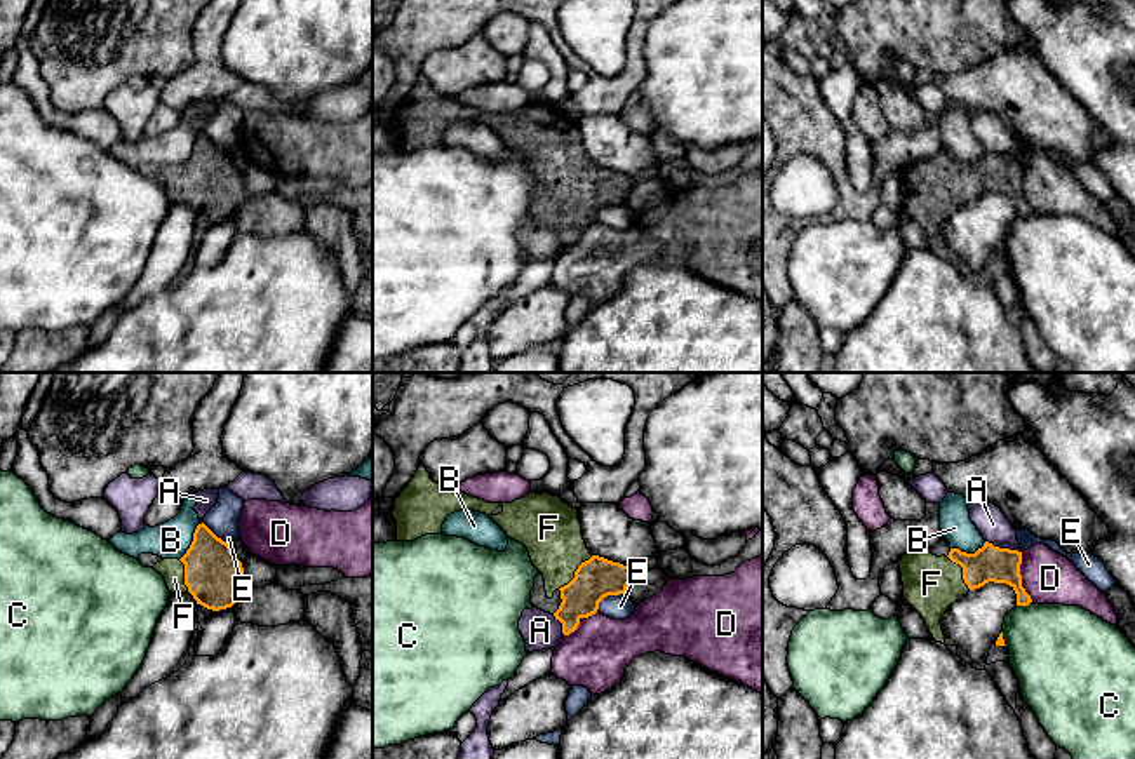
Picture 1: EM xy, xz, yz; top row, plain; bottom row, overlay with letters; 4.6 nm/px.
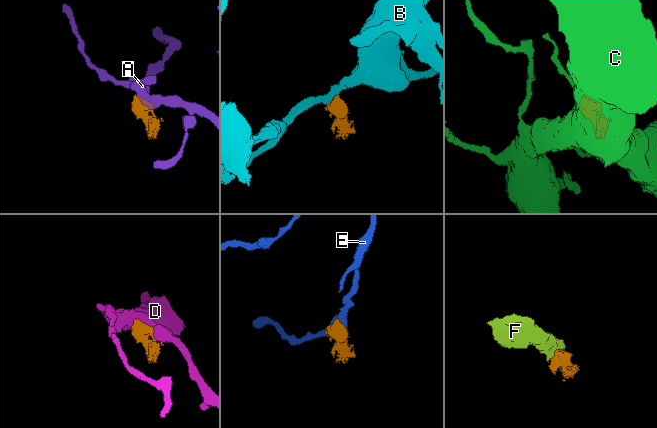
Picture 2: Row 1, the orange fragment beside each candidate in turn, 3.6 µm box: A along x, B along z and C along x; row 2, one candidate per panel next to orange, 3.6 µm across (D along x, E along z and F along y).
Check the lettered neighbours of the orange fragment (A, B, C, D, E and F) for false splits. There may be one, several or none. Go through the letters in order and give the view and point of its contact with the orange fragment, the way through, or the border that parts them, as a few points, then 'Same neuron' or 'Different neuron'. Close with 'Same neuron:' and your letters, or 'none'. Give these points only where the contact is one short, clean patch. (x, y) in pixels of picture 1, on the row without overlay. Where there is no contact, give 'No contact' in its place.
A: Touches orange at yz (1003, 159). Boundary: yz (986, 150), (1020, 162). Different neuron
B: Touches orange at xy (194, 150). Boundary: xy (202, 133), (180, 169). Different neuron
C: Touches orange at yz (1022, 214). Different neuron
D: Touches orange at yz (1020, 187). Boundary: yz (1020, 162), (1020, 195), (1033, 211). Different neuron
E: Touches orange at xz (606, 206). Boundary: xz (624, 202), (606, 206), (596, 221). Different neuron
F: Touches orange at xz (575, 183). Path across: xz (596, 188), (582, 188), (575, 183), (559, 164), (549, 138). Same neuron
Same neuron: F

